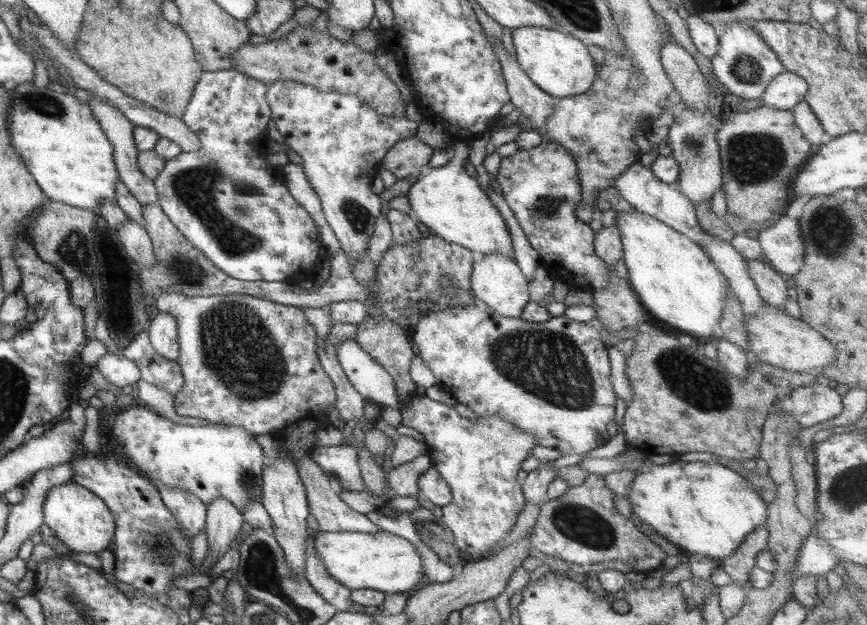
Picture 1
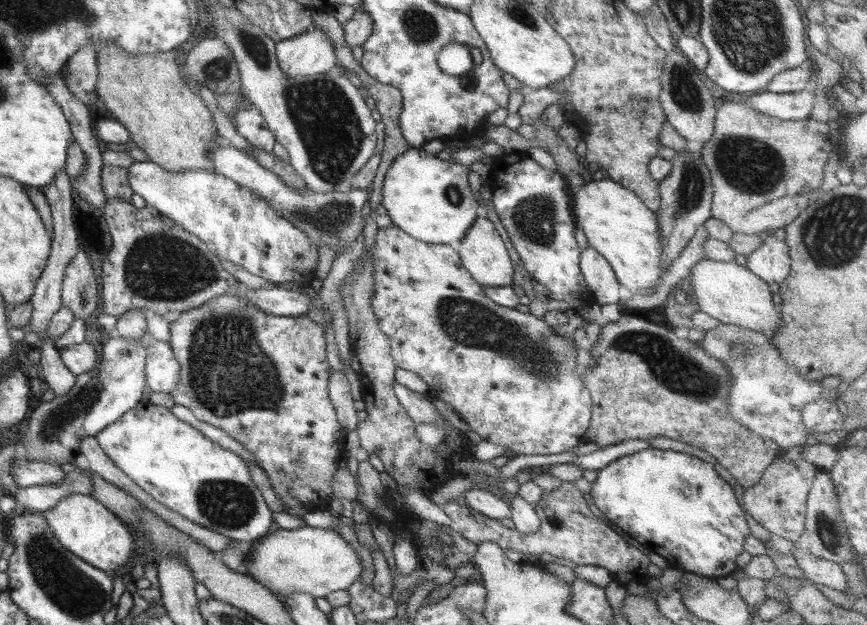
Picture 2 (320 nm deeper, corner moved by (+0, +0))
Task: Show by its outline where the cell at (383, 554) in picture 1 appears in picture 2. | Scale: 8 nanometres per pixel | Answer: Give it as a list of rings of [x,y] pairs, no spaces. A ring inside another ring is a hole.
[[[332,527],[273,528],[250,545],[247,559],[242,560],[242,571],[279,598],[293,592],[323,597],[337,590],[347,590],[362,572],[360,557]]]

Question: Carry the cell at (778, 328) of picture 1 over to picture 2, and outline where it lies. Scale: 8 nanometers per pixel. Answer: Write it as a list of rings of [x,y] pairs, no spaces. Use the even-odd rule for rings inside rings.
[[[699,260],[689,273],[691,287],[700,311],[716,318],[720,323],[741,326],[764,333],[773,340],[773,334],[781,327],[782,317],[774,307],[768,283],[752,274],[745,266],[732,262]]]

